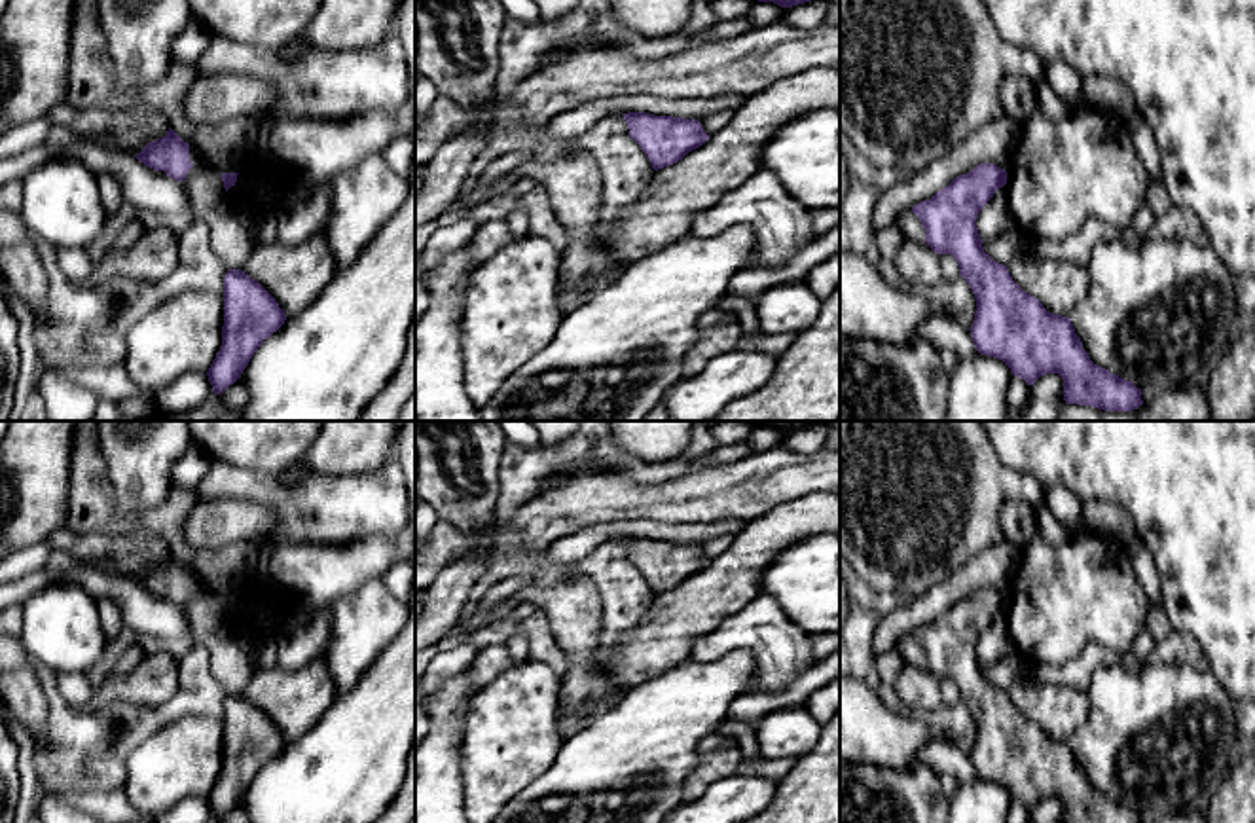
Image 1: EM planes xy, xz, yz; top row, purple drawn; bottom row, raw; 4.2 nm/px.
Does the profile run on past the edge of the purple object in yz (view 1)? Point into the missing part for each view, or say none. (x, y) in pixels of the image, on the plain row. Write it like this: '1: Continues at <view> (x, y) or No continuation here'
1: Continues at yz (910, 651)

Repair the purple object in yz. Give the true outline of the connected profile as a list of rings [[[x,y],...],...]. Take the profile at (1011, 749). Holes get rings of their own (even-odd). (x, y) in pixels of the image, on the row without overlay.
[[[980,588],[897,645],[902,662],[952,679],[976,722],[971,762],[980,779],[1003,785],[1033,810],[1041,800],[1064,804],[1064,823],[1141,823],[1141,814],[1094,789],[1069,741],[1054,740],[1010,702],[982,671],[976,643],[1007,609],[1007,595]]]

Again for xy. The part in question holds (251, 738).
[[[241,694],[224,702],[222,770],[207,800],[214,819],[233,810],[252,779],[286,745],[275,722]]]

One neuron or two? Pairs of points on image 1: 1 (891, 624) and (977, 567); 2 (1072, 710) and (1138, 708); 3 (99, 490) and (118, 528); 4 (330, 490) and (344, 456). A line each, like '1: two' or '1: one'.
1: one
2: two
3: one
4: two

